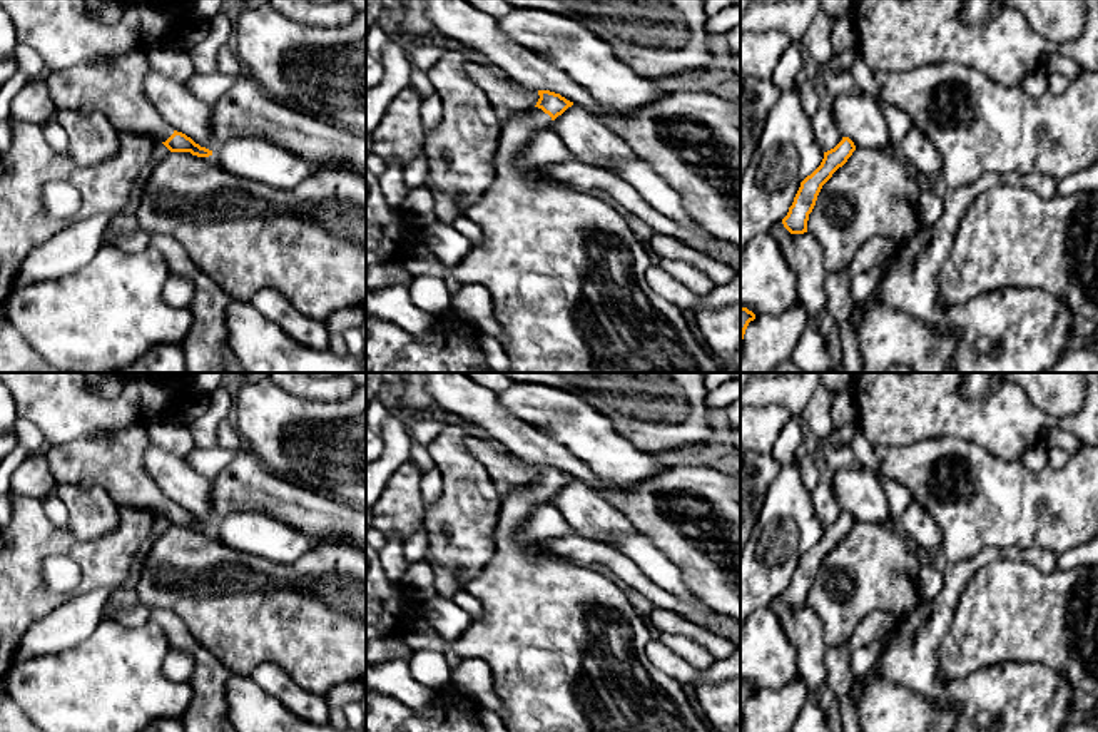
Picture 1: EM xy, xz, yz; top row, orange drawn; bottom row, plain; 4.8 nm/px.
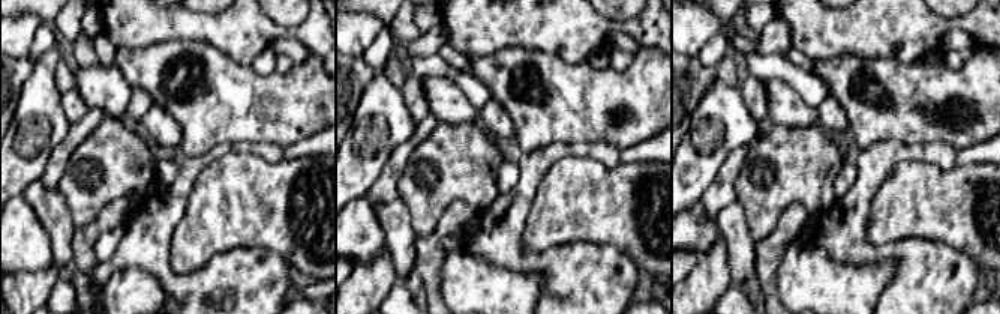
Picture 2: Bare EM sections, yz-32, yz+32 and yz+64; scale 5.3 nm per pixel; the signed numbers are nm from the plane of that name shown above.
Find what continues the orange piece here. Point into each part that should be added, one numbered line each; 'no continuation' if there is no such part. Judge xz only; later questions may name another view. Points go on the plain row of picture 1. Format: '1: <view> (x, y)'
1: xz (565, 645)

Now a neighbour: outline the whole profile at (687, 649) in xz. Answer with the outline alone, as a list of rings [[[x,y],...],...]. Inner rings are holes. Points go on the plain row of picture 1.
[[[658,633],[655,640],[663,643],[685,662],[692,663],[697,670],[705,670],[717,662],[712,652],[692,638]]]

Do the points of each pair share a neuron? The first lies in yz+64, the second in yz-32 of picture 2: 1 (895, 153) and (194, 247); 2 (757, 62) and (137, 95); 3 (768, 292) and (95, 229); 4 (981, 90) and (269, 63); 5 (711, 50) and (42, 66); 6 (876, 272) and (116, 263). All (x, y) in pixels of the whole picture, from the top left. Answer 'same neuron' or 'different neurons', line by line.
1: different neurons
2: same neuron
3: same neuron
4: different neurons
5: different neurons
6: different neurons

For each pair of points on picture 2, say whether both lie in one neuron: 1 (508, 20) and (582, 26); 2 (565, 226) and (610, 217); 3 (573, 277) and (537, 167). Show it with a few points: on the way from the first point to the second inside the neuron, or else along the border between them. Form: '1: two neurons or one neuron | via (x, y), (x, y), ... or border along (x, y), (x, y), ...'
1: one neuron | via (526, 21), (564, 26)
2: one neuron | via (576, 217), (600, 217)
3: one neuron | via (537, 262), (522, 260), (511, 250), (516, 203)

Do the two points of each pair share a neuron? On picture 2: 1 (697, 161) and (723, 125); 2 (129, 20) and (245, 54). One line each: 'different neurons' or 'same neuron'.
1: same neuron
2: same neuron

